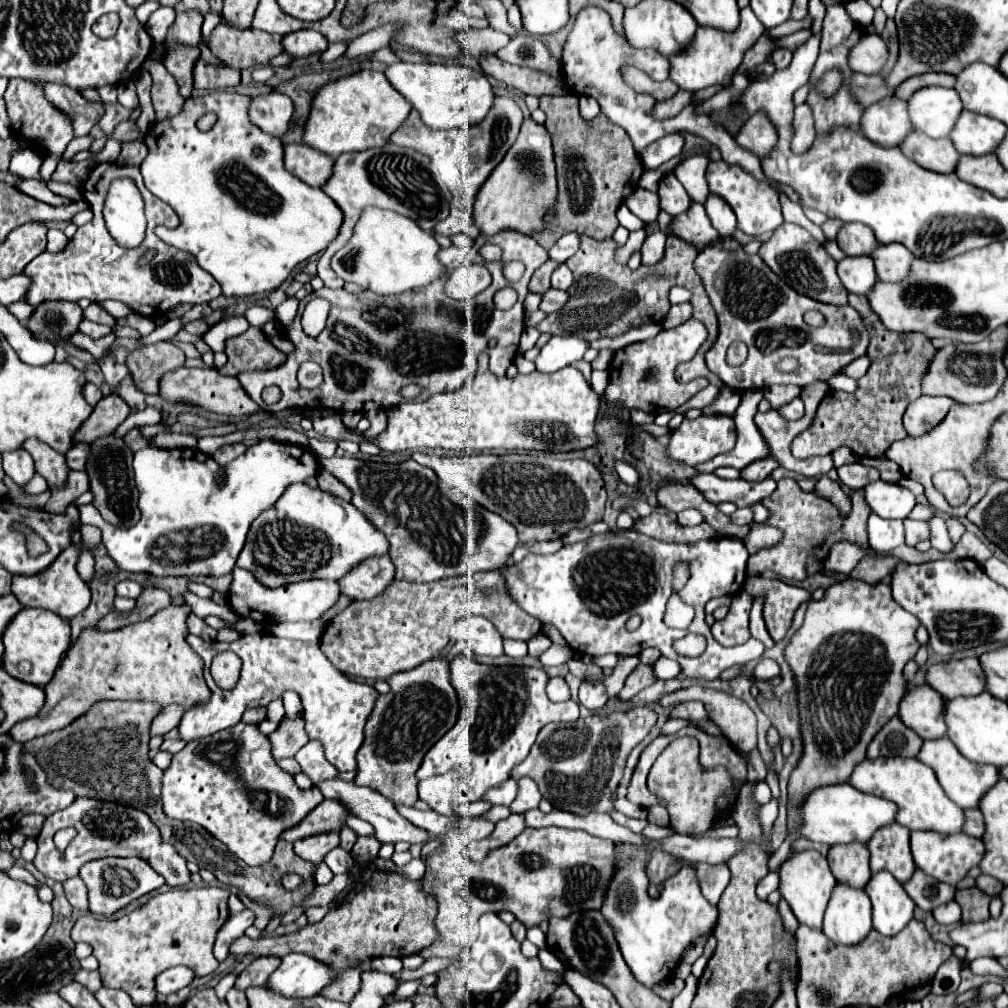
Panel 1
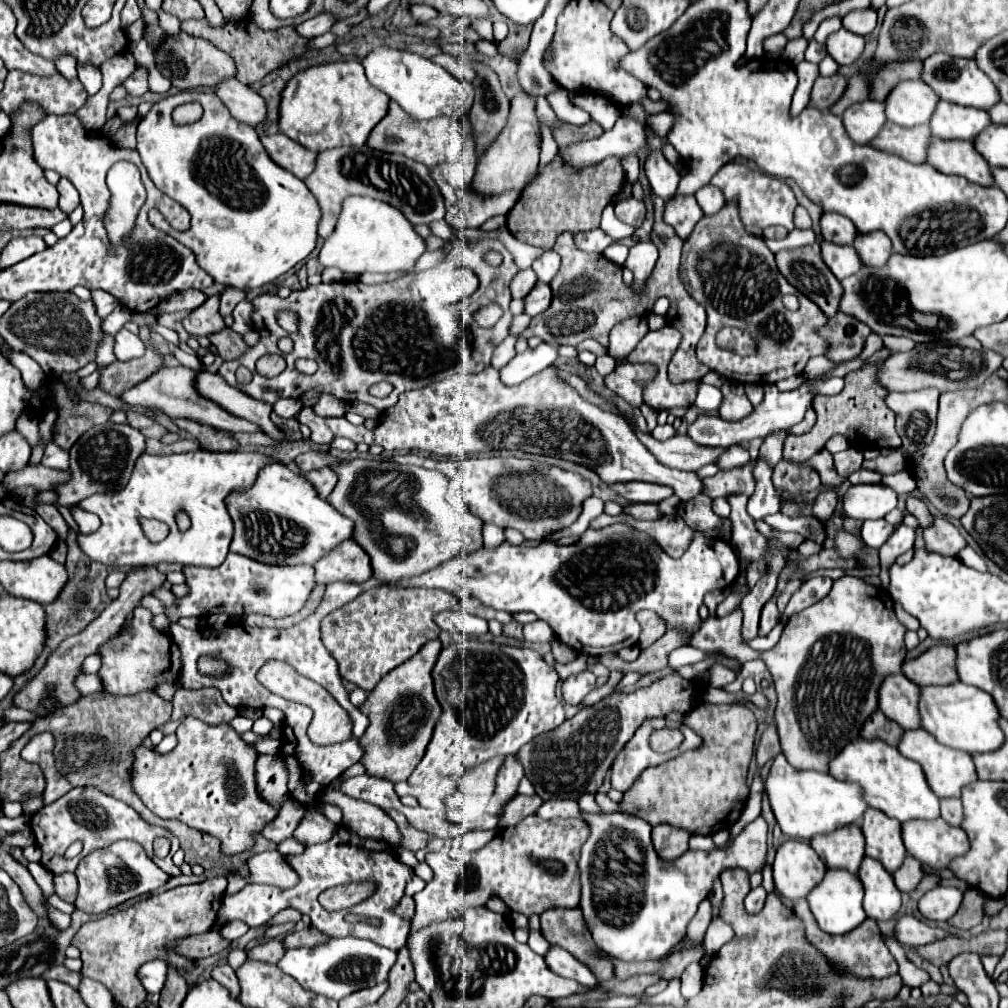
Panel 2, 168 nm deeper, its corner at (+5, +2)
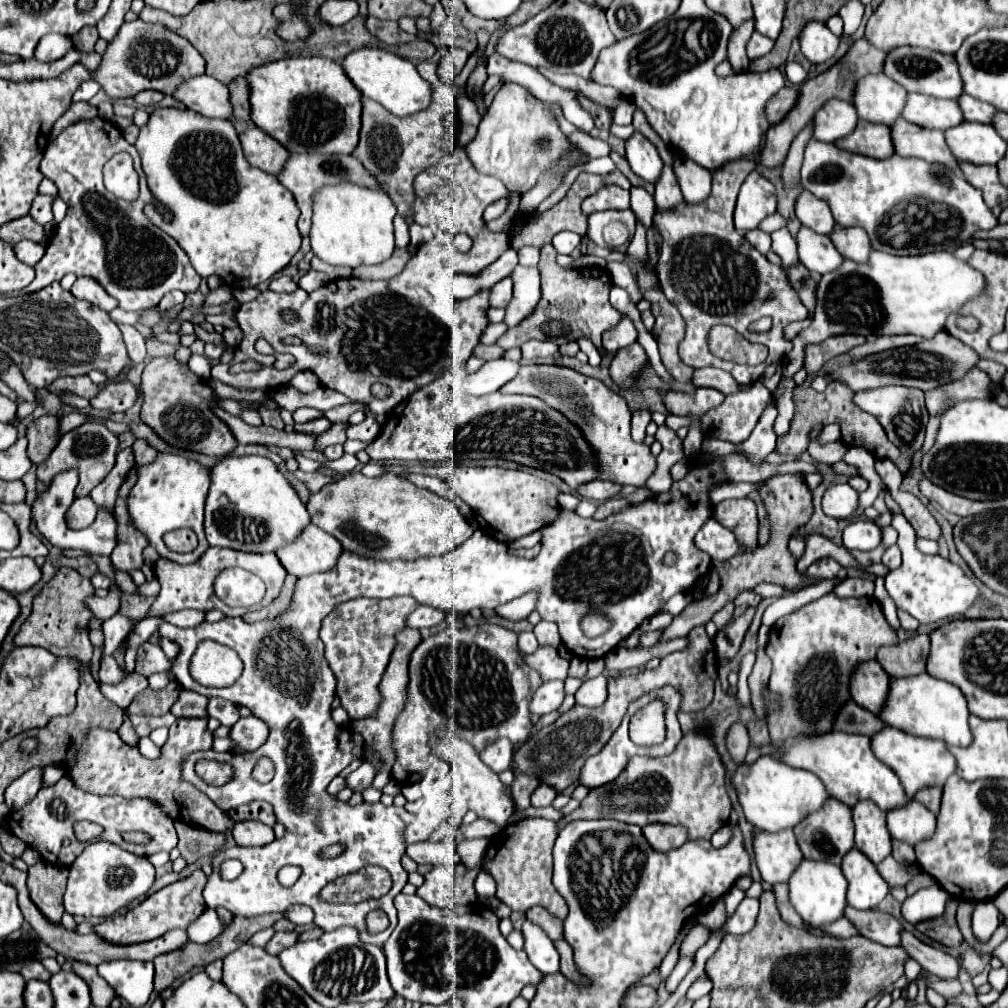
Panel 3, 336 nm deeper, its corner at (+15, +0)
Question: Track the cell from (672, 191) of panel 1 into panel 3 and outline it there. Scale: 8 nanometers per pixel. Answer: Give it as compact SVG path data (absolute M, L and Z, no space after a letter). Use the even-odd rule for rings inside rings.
M634 133L626 139L626 159L636 175L640 175L644 181L656 183L662 171L662 159L656 151L656 147L642 135Z

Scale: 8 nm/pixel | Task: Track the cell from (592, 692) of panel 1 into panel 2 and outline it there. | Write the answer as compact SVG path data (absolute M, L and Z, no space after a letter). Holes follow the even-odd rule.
M582 671L578 675L568 677L562 683L562 699L570 705L580 705L582 699L596 687L596 675L590 671Z

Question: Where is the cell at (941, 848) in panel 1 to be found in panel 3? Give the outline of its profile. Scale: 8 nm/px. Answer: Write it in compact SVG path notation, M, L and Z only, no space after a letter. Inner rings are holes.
M910 799L906 805L888 811L886 821L890 835L894 839L908 841L910 845L932 837L936 829L936 817L916 799Z

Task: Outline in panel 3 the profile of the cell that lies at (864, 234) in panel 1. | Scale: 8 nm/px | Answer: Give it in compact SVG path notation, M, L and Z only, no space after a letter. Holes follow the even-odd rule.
M802 189L802 193L796 199L796 217L802 225L808 225L810 229L822 235L830 235L830 231L836 227L828 205L806 189Z

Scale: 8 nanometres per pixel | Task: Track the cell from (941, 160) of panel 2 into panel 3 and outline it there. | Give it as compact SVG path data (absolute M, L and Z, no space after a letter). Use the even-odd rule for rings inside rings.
M898 117L890 127L890 137L900 157L920 157L928 163L942 163L950 169L958 169L958 161L952 157L942 131L924 129Z

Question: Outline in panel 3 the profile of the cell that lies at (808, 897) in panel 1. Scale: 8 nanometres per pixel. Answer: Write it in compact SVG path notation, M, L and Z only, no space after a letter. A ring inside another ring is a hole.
M782 829L778 833L754 833L752 847L756 867L762 879L770 885L774 885L774 881L786 883L802 861L792 829Z

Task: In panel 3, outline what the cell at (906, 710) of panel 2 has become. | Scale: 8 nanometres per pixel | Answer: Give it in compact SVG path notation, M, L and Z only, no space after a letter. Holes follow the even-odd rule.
M862 661L850 675L850 697L864 709L878 713L886 701L890 677L878 661Z

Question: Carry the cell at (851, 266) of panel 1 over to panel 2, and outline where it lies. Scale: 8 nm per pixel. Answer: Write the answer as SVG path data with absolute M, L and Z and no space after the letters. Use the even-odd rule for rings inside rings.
M822 241L822 259L830 267L830 271L836 275L838 281L844 281L850 275L856 275L862 269L862 261L852 245L838 247L834 243Z

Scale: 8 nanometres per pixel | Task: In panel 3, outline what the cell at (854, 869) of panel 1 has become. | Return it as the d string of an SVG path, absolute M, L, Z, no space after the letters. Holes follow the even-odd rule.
M830 797L822 809L818 809L816 813L810 813L806 819L802 819L796 827L794 827L794 835L796 841L800 845L800 851L806 859L814 859L814 861L830 861L830 863L840 863L844 853L848 853L854 847L854 823L852 823L852 813L850 807L844 805L842 801L836 801L834 797Z

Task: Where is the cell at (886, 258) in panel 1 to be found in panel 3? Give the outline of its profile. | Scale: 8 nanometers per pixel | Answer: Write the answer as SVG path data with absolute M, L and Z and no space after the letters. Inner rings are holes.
M836 225L834 231L830 233L830 239L844 259L850 259L856 263L864 263L868 259L868 253L872 251L868 235L860 227L846 229L846 227Z

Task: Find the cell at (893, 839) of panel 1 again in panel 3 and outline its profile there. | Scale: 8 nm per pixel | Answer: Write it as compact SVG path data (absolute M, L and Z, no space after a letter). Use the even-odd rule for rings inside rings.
M858 801L852 807L852 815L856 825L856 849L872 863L880 863L892 851L884 811L874 801Z

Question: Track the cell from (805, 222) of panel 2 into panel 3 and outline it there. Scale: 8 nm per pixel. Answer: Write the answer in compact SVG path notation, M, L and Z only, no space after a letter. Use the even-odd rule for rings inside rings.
M772 213L772 215L768 215L768 217L764 219L764 223L760 223L758 227L760 227L762 231L766 231L766 233L772 233L772 231L778 231L778 229L786 227L786 219L784 219L780 213Z

